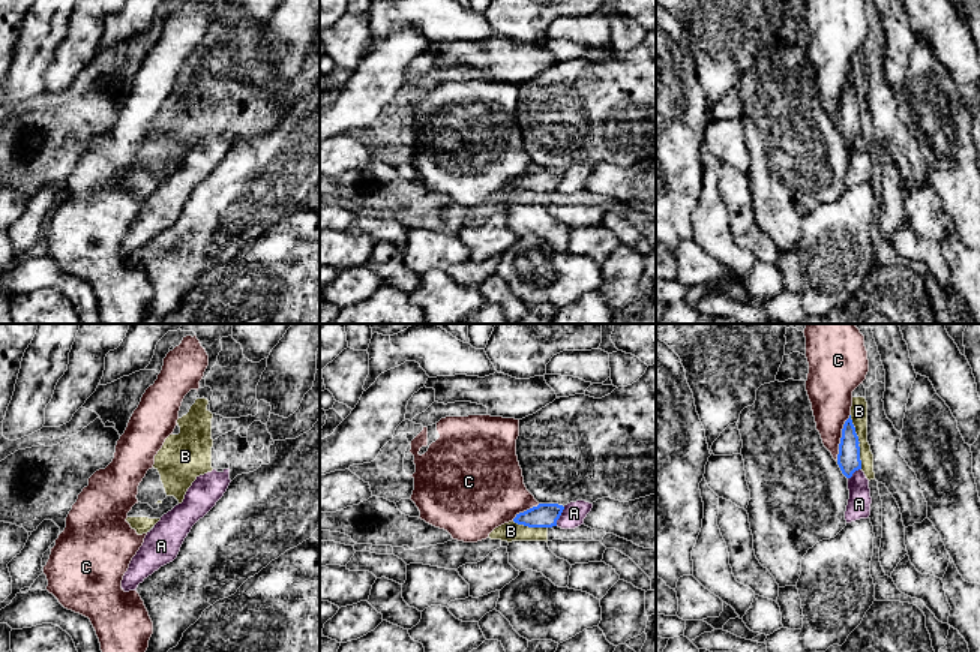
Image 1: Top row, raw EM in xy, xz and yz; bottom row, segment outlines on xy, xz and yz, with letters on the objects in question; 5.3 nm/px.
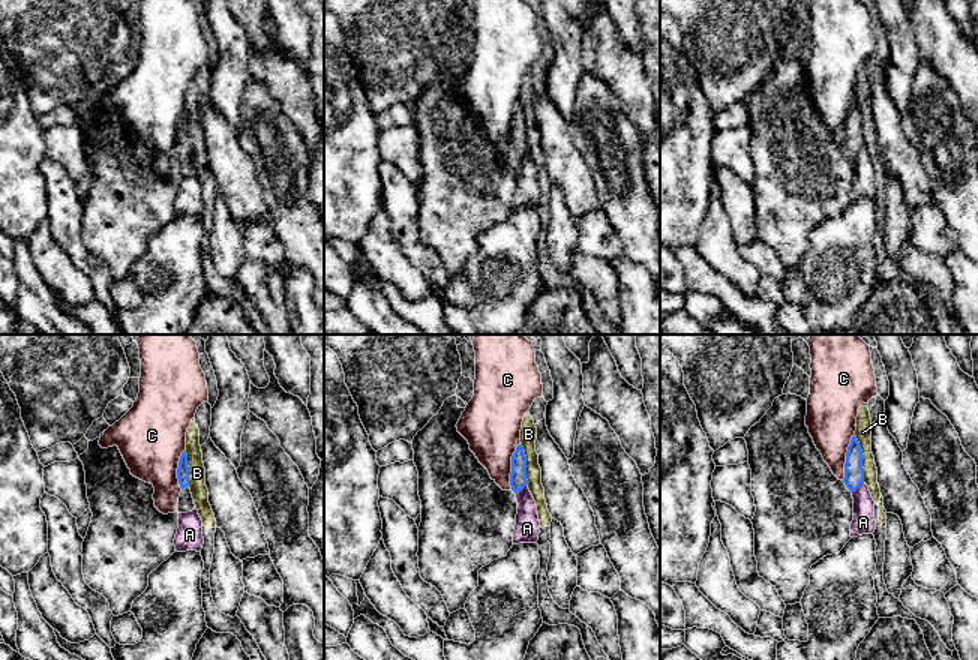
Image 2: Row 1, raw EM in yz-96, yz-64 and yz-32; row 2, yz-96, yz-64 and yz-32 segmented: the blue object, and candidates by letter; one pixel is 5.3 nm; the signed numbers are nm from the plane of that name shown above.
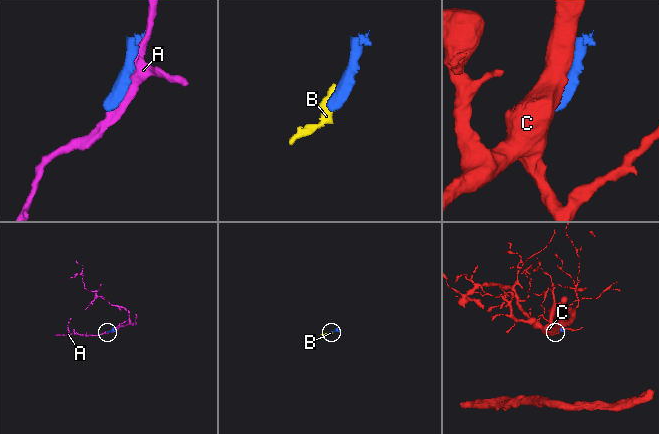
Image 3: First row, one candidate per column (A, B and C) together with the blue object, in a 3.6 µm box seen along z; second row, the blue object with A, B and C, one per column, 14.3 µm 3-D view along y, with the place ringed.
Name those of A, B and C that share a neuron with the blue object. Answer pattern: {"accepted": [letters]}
{"accepted": ["B"]}

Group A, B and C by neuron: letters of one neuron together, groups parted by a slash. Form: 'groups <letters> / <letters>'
groups A / B / C

